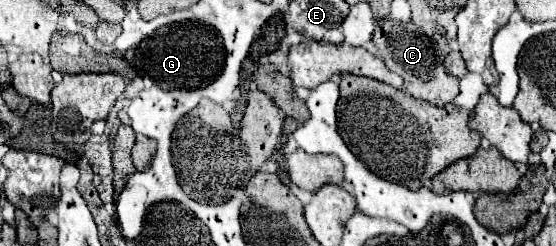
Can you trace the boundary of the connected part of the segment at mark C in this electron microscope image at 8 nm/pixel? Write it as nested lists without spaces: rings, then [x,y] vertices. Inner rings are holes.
[[[397,22],[397,26],[385,24],[383,28],[375,28],[373,42],[377,46],[379,58],[385,60],[385,64],[405,80],[405,90],[411,96],[419,100],[427,100],[437,106],[453,102],[453,98],[459,92],[459,80],[445,72],[443,58],[435,42],[427,34],[423,36],[423,32],[417,32],[417,26],[401,24],[401,22]]]

